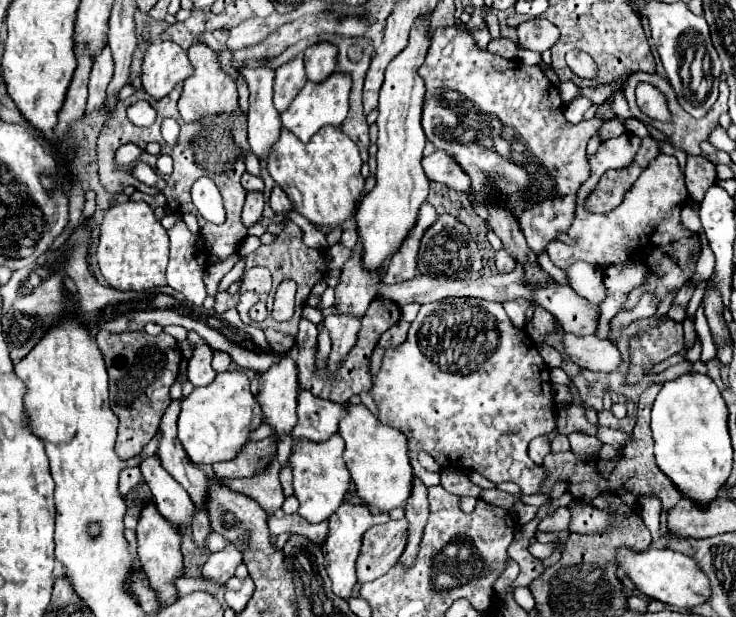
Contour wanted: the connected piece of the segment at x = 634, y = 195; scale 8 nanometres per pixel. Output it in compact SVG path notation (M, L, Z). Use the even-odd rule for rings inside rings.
M628 133L600 143L598 153L594 157L590 157L592 175L578 191L578 209L576 209L574 223L568 231L568 235L574 239L576 247L562 247L562 243L556 243L556 241L548 245L548 255L552 259L552 263L560 269L568 269L574 261L586 261L586 263L592 263L598 267L626 263L626 261L644 263L644 267L650 271L650 281L646 287L640 287L630 295L630 299L626 303L628 309L636 307L636 303L644 291L654 291L658 301L662 301L666 297L666 293L678 291L686 281L692 279L694 267L696 267L696 261L700 255L700 237L696 233L684 229L684 225L680 223L680 211L688 203L688 191L684 185L684 175L680 171L678 159L674 155L658 155L654 161L650 161L650 165L642 171L642 175L636 179L636 183L626 191L624 201L618 207L614 207L610 213L596 215L586 209L586 193L594 191L594 185L598 185L602 173L606 173L608 169L628 167L636 157L638 147L640 145L630 143ZM630 241L636 241L636 245L638 245L638 249L634 253L628 251ZM654 267L660 269L660 277L654 275L654 271L652 271Z

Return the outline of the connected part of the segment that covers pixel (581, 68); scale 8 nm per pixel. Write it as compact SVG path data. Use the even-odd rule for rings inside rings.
M570 51L566 55L566 63L574 71L574 75L578 75L582 79L594 79L598 75L598 67L596 67L594 59L584 51Z

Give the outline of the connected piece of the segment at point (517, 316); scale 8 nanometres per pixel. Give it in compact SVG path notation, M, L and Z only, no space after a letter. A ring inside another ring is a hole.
M516 299L516 301L504 301L502 303L504 305L504 309L506 309L506 313L508 313L508 317L514 321L514 325L516 327L522 327L524 323L526 323L526 319L524 319L524 315L526 315L526 309L528 309L528 301L526 299Z

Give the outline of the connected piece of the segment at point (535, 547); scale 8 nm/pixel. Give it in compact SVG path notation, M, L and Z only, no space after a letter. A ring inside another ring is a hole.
M535 542L534 544L531 544L529 546L529 551L530 553L535 556L538 559L546 559L555 550L555 543L554 542L549 542L549 543L540 543L540 542Z

